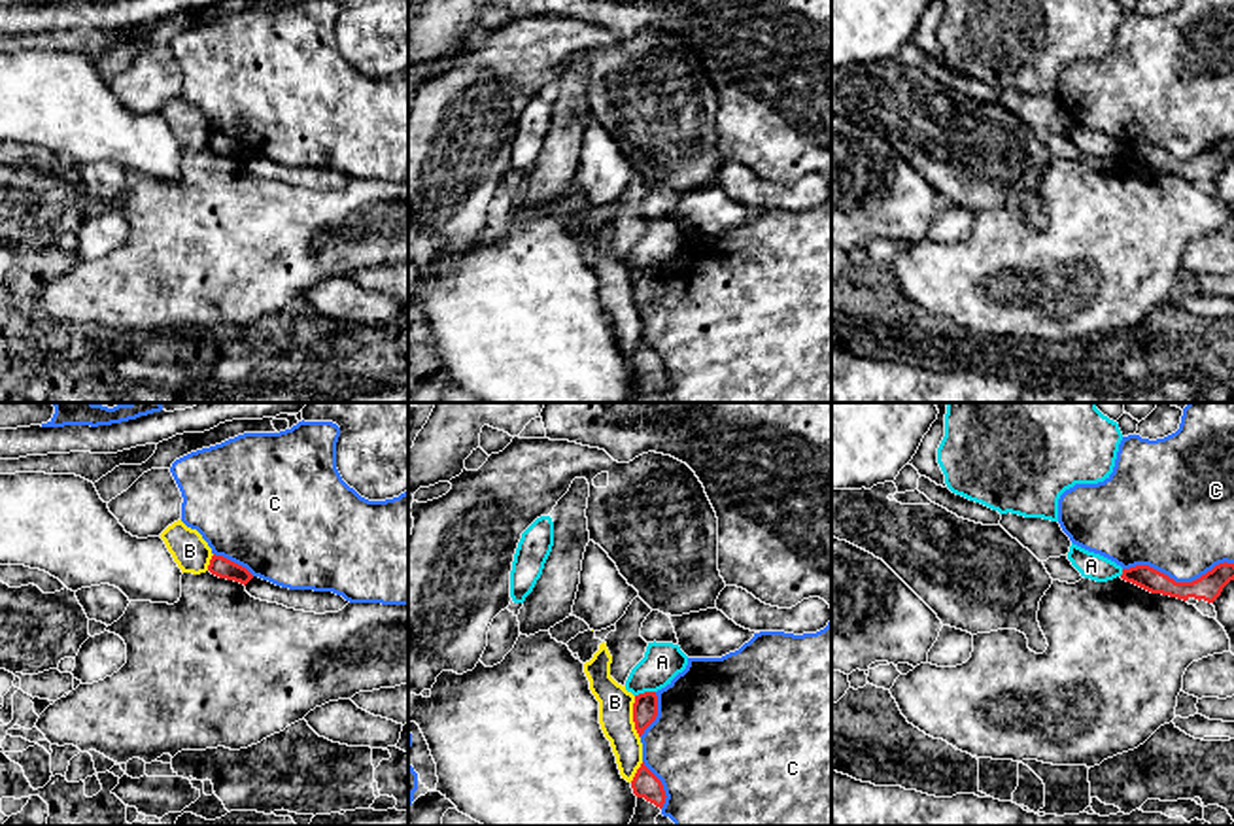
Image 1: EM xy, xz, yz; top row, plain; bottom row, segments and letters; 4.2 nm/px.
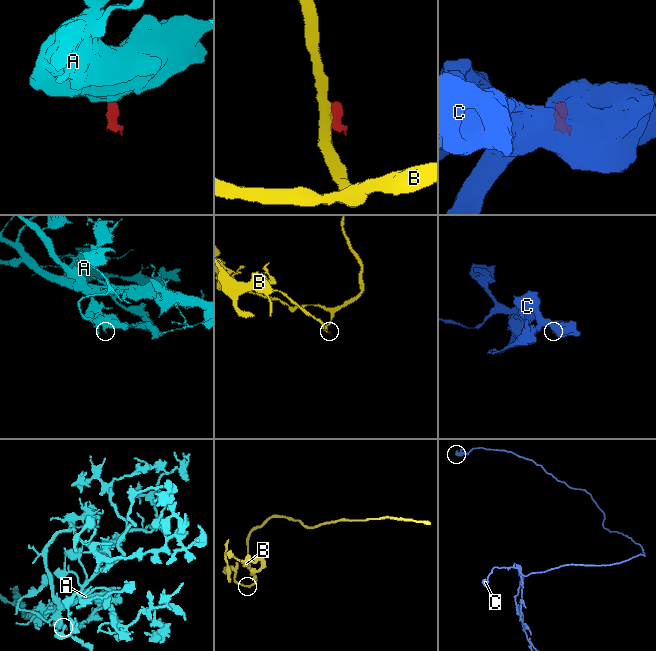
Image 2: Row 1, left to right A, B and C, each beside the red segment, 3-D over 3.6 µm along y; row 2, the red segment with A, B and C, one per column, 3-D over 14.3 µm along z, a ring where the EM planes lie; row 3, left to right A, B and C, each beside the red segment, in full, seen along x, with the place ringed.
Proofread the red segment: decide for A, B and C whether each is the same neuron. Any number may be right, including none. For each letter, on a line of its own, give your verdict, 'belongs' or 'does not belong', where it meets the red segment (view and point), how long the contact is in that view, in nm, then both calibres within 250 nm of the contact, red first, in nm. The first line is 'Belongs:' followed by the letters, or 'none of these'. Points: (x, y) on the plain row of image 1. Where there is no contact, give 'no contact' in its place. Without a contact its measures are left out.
Belongs: none of these
A: does not belong; contact xz (645, 269); length 90 nm; calibres 110 and 170 nm
B: does not belong; contact xz (634, 293); length 190 nm; calibres 110 and 140 nm
C: does not belong; contact yz (1178, 159); length 480 nm; calibres 110 and 440 nm

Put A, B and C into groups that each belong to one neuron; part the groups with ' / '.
A / B / C

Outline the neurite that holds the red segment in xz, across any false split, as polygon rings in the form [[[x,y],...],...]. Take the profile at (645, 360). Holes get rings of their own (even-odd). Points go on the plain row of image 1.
[[[644,342],[637,346],[631,357],[633,370],[637,372],[637,384],[627,403],[675,403],[669,393],[661,391],[665,380],[665,367],[661,357]]]

